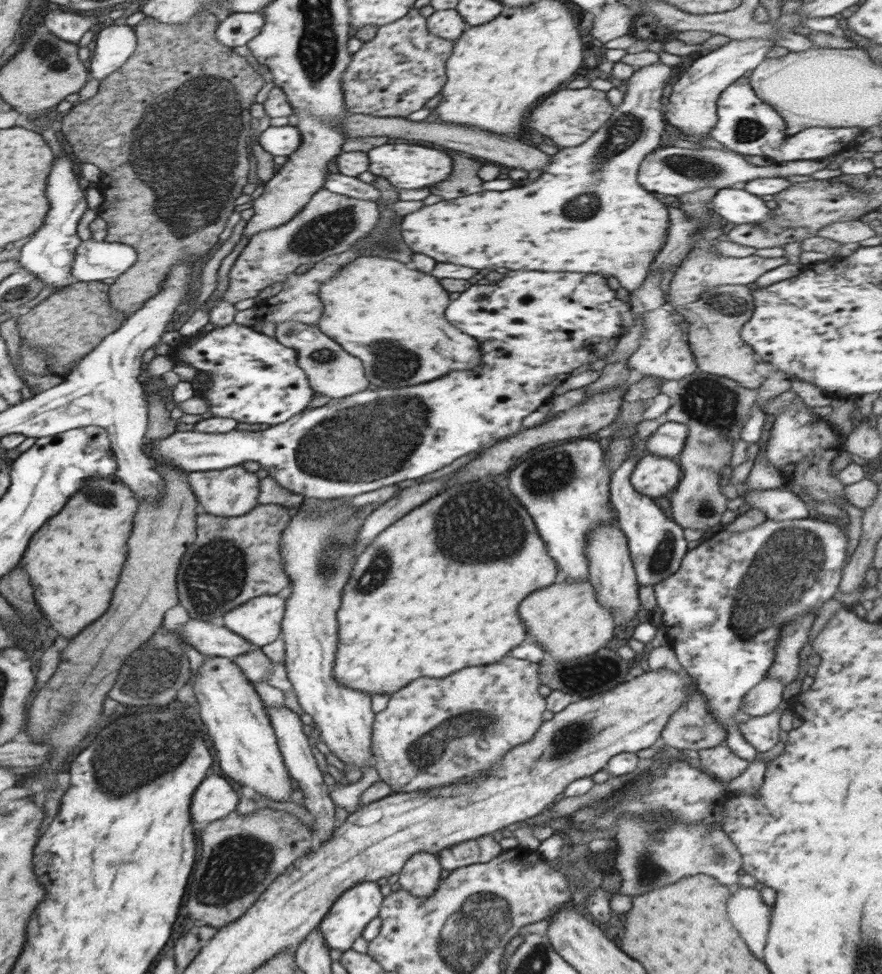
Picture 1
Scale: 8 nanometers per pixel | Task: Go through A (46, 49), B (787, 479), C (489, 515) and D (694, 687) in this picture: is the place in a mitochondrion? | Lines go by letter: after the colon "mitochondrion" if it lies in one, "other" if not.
A: mitochondrion
B: other
C: mitochondrion
D: other

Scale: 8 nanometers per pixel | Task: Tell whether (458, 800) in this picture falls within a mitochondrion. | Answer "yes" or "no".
no

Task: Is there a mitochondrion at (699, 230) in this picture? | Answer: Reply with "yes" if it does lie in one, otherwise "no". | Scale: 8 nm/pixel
no

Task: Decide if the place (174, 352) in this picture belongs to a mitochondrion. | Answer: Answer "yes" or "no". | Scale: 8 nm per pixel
no

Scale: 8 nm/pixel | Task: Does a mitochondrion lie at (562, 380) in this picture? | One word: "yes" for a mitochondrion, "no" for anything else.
no

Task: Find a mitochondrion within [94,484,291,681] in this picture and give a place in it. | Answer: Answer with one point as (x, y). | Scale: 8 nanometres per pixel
(214, 574)

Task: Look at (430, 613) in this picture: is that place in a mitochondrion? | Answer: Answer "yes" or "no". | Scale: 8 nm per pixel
no

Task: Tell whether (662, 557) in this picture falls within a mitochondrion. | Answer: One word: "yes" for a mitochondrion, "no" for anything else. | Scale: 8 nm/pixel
yes

